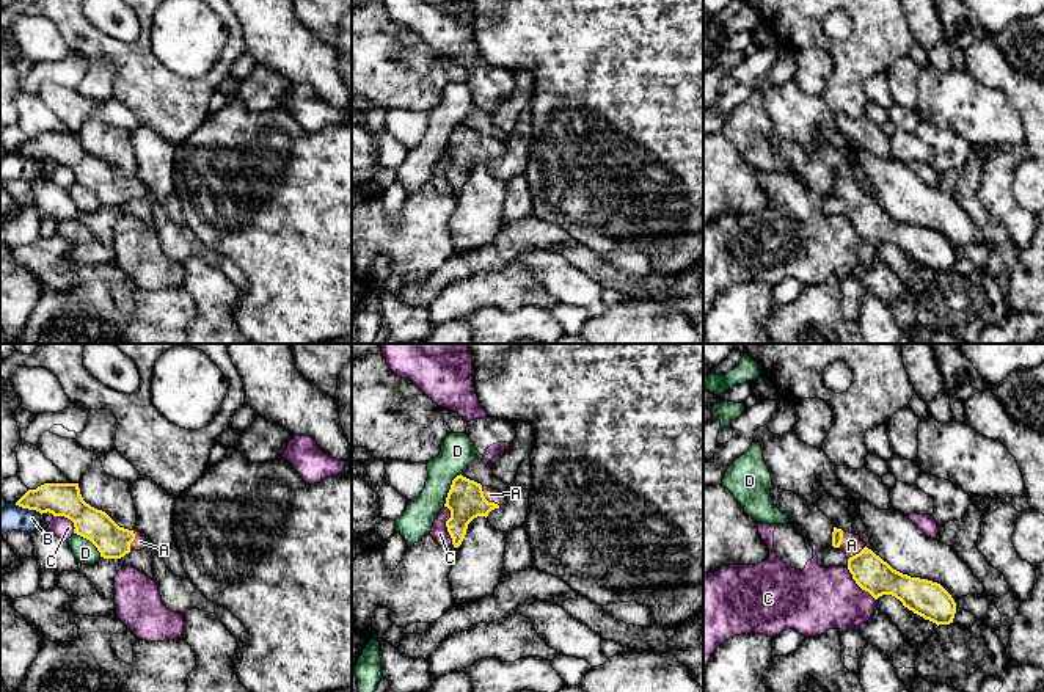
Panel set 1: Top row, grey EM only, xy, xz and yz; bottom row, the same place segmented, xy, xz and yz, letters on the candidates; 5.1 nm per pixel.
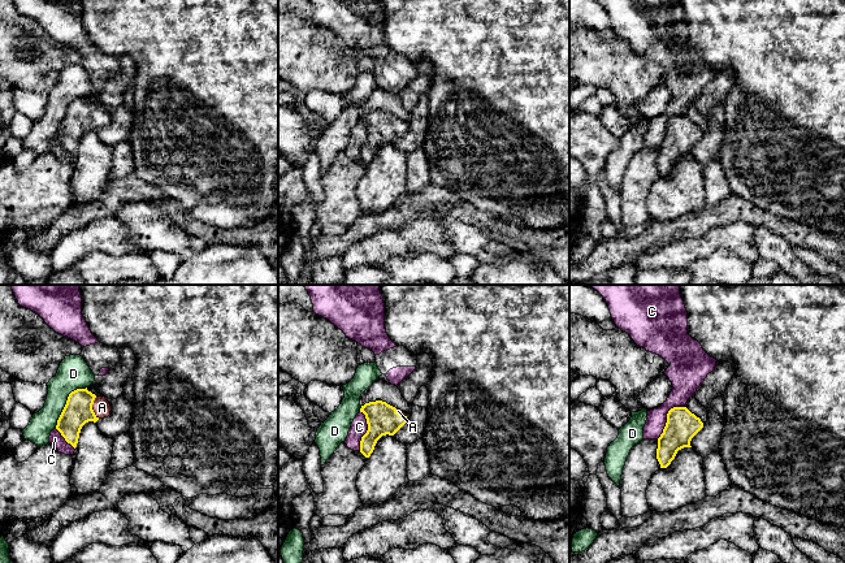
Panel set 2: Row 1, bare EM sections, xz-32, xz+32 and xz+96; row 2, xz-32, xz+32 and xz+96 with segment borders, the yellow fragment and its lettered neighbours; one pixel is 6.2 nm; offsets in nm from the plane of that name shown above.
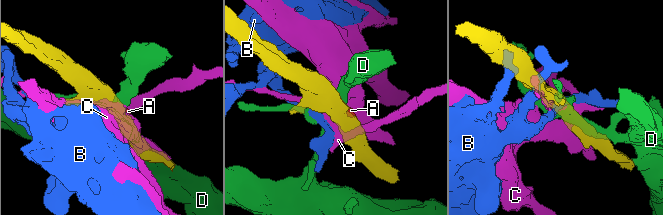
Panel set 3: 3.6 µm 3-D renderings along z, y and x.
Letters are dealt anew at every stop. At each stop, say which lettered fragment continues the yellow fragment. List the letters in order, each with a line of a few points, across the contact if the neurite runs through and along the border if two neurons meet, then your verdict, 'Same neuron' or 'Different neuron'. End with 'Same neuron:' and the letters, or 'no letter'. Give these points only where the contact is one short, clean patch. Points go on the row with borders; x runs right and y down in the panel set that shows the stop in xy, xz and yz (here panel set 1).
A: Line: xz (465, 499), (485, 499), (490, 495). Same neuron
B: Line: xy (14, 504), (41, 513). Different neuron
C: Different neuron
D: Different neuron
Same neuron: A

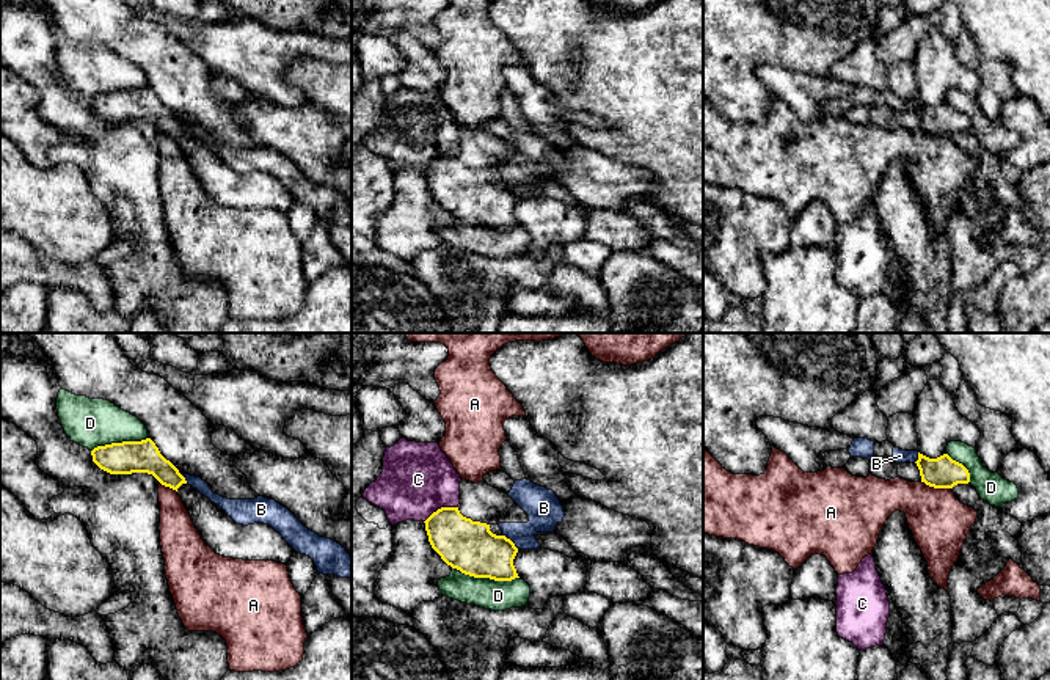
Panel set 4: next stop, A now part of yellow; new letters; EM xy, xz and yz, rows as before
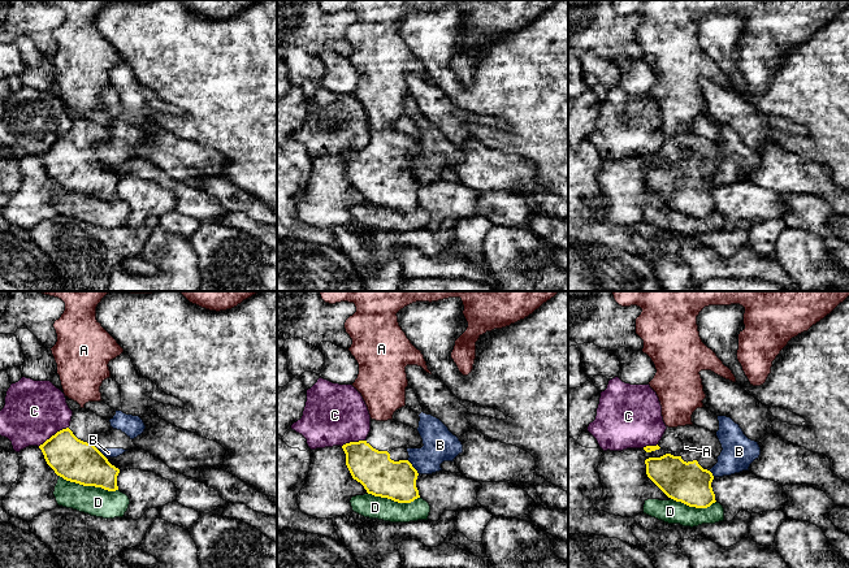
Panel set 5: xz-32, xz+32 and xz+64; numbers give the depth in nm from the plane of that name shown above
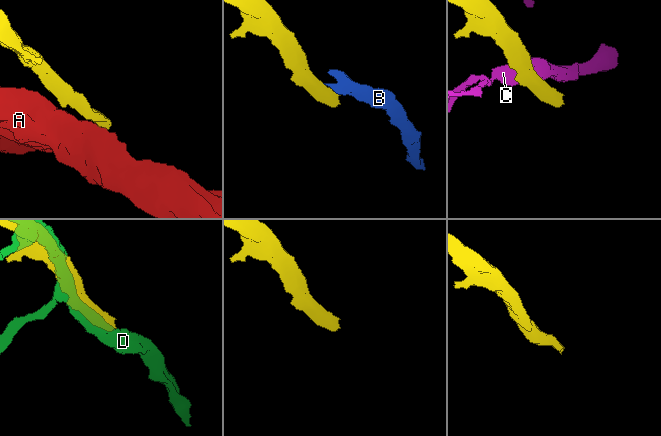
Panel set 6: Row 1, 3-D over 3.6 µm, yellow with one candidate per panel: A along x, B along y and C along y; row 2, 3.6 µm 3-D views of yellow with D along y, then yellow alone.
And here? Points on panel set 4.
A: Line: yz (920, 481), (934, 487), (950, 489). Different neuron
B: Line: xz (503, 534), (518, 548). Different neuron
C: Different neuron
D: Different neuron
Same neuron: no letter

